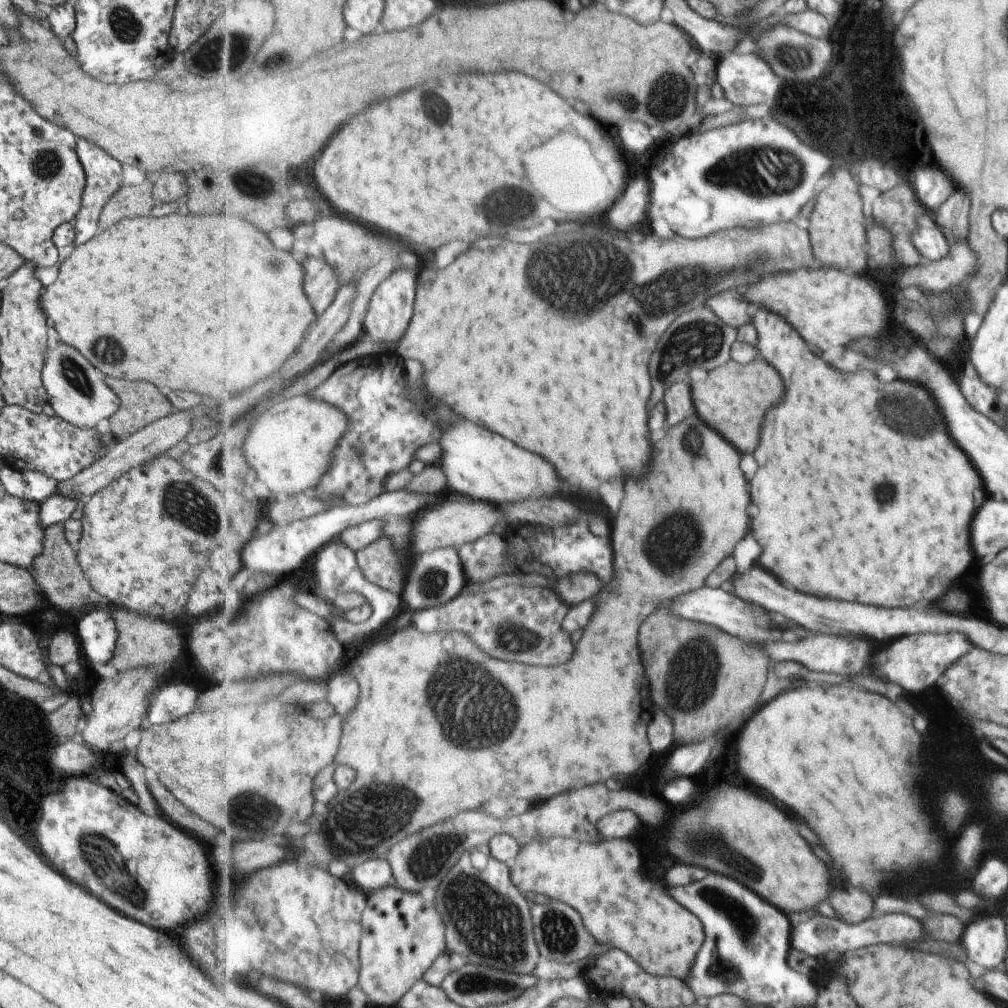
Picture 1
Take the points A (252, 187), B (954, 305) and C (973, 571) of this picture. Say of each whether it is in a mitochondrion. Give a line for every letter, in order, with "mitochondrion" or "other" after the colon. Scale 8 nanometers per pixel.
A: mitochondrion
B: mitochondrion
C: other

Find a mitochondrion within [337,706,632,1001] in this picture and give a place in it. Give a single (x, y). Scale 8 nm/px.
(488, 923)

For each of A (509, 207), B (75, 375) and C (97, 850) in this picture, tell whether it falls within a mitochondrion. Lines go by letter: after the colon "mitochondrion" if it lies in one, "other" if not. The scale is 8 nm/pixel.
A: mitochondrion
B: mitochondrion
C: mitochondrion

